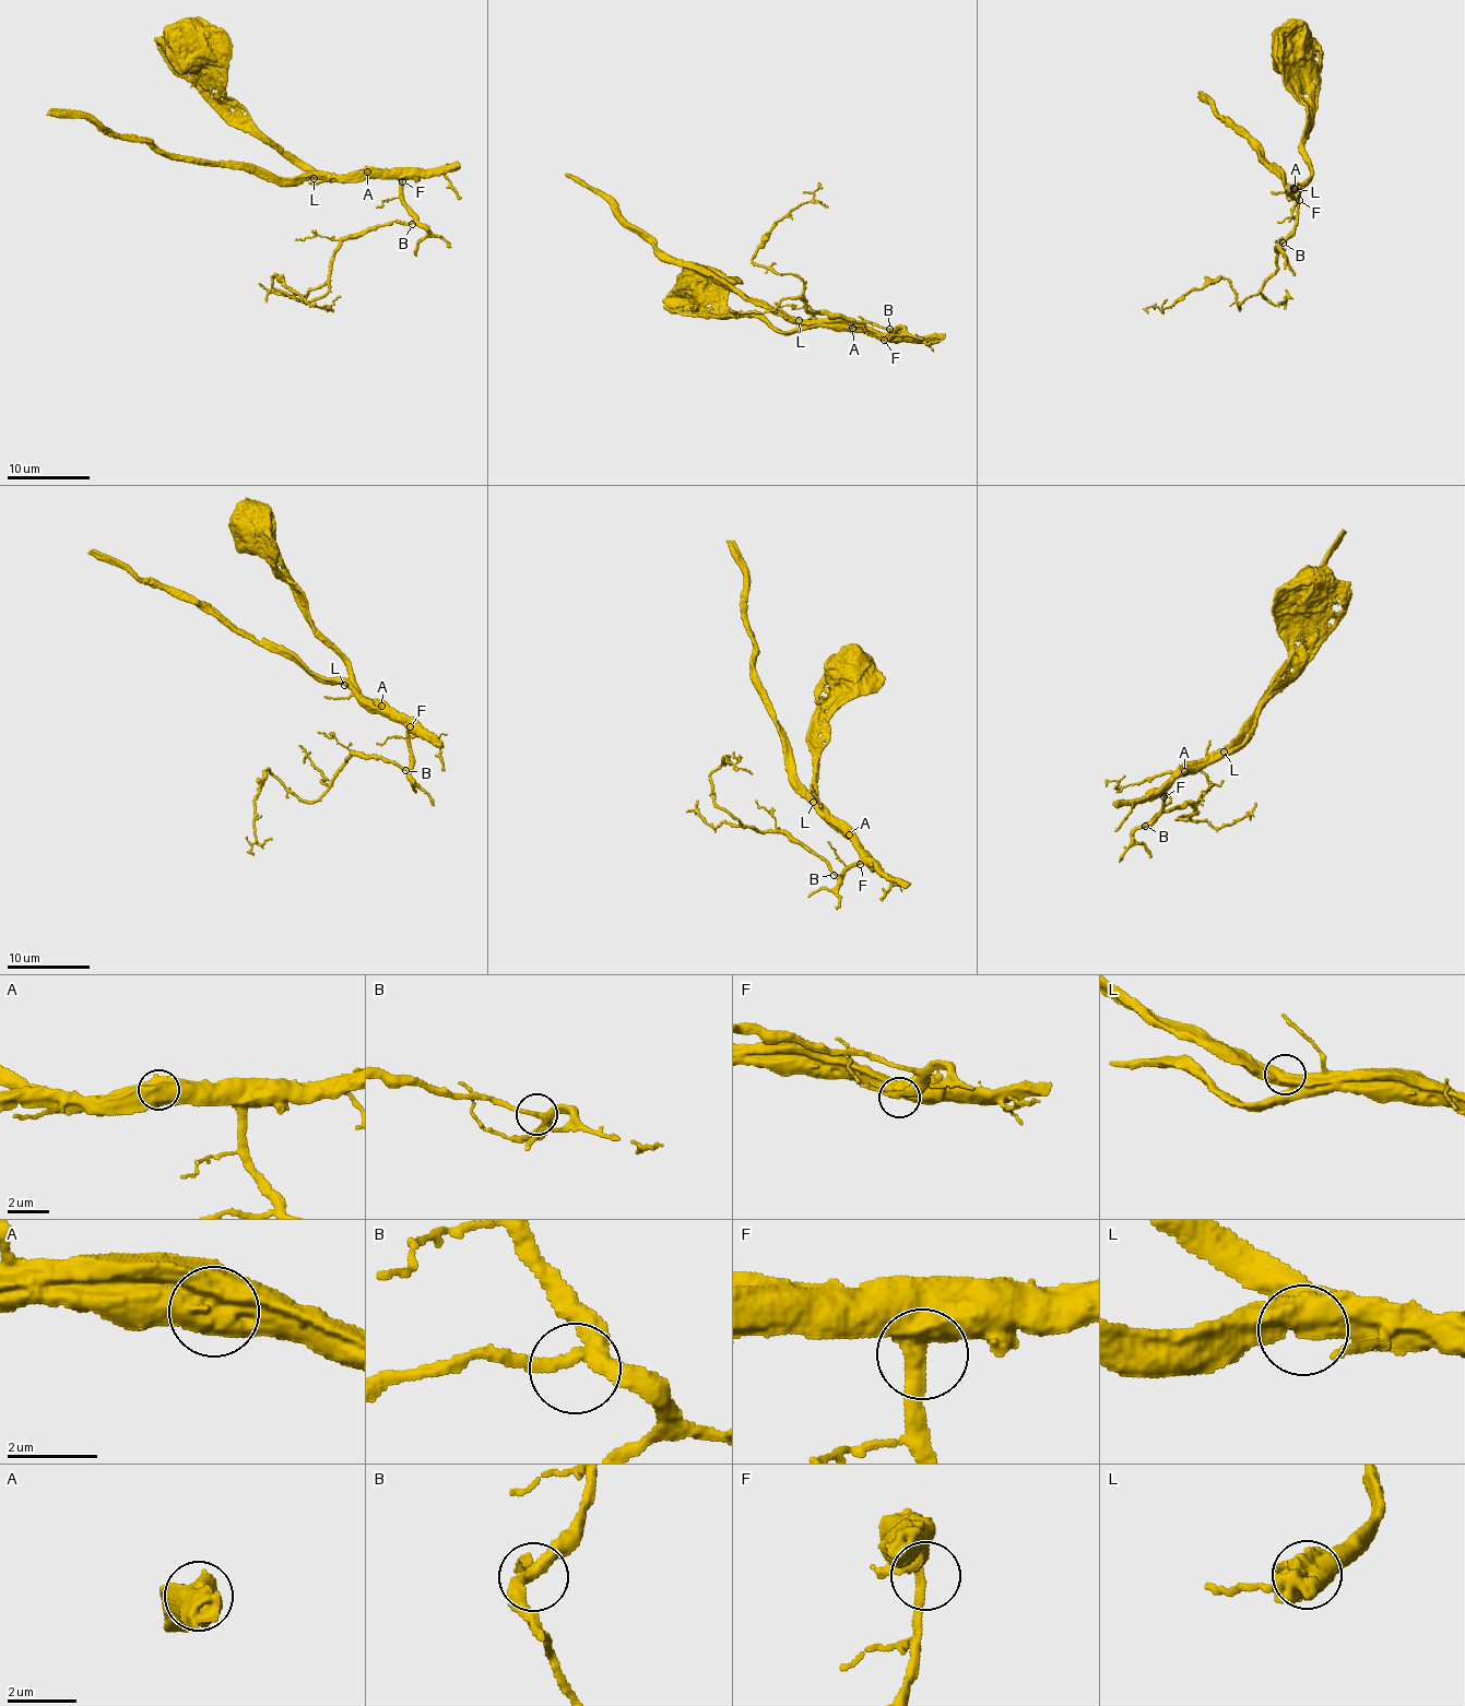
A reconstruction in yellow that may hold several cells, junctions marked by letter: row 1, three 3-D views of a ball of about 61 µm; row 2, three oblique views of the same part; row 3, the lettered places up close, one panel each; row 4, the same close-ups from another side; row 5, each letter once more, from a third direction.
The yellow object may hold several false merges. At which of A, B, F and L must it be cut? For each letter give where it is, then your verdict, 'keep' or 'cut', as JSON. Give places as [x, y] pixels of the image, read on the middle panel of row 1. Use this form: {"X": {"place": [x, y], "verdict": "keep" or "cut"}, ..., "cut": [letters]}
{"A": {"place": [852, 328], "verdict": "keep"}, "B": {"place": [889, 329], "verdict": "keep"}, "F": {"place": [884, 340], "verdict": "keep"}, "L": {"place": [799, 320], "verdict": "keep"}, "cut": []}

